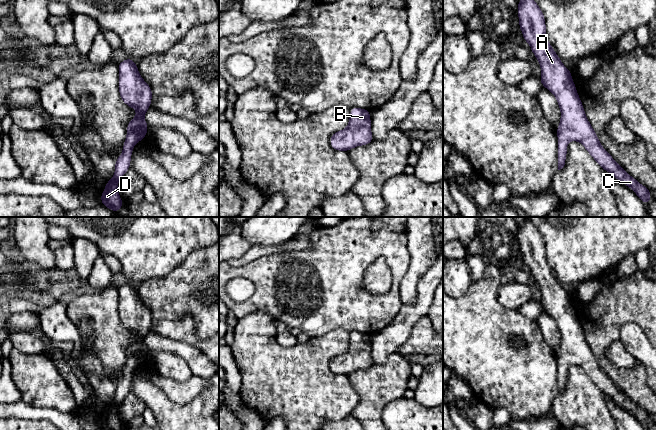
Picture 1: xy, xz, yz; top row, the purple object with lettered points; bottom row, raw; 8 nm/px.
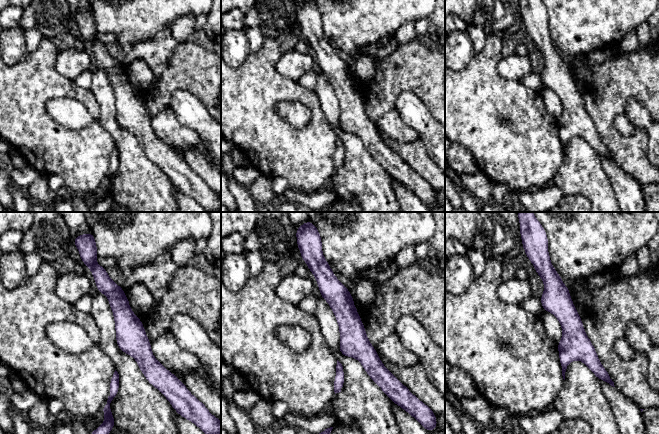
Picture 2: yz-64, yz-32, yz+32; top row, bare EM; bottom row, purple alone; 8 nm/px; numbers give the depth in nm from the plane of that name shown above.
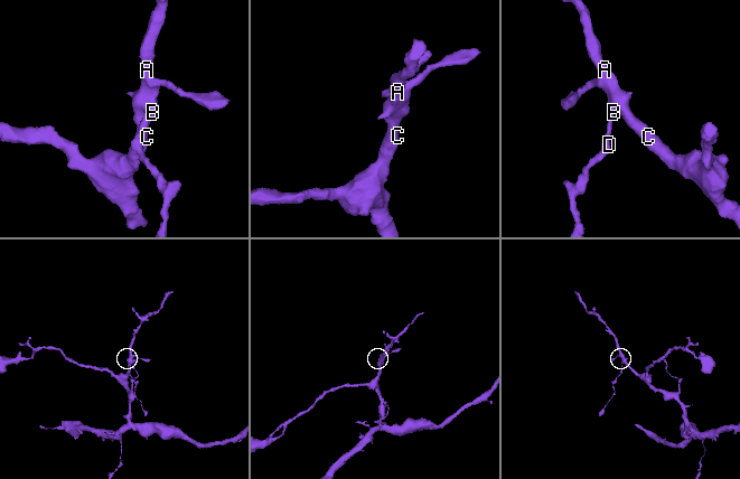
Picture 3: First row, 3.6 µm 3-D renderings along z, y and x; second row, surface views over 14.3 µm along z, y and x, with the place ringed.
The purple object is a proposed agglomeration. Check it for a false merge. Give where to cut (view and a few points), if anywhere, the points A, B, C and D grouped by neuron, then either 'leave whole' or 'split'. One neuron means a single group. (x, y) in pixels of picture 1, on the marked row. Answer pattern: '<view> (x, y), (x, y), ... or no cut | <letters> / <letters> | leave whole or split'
no cut | A B C D | leave whole

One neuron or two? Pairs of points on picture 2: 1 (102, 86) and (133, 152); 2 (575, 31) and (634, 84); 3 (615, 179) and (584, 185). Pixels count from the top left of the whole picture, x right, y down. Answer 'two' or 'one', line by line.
1: one
2: two
3: two

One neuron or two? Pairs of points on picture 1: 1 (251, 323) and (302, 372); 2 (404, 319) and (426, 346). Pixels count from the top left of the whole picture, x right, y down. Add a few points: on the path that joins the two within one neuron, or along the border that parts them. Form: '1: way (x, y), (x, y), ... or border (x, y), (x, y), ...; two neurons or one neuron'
1: way (261, 337), (288, 364); one neuron
2: border (427, 315), (414, 323), (409, 338), (399, 348); two neurons

